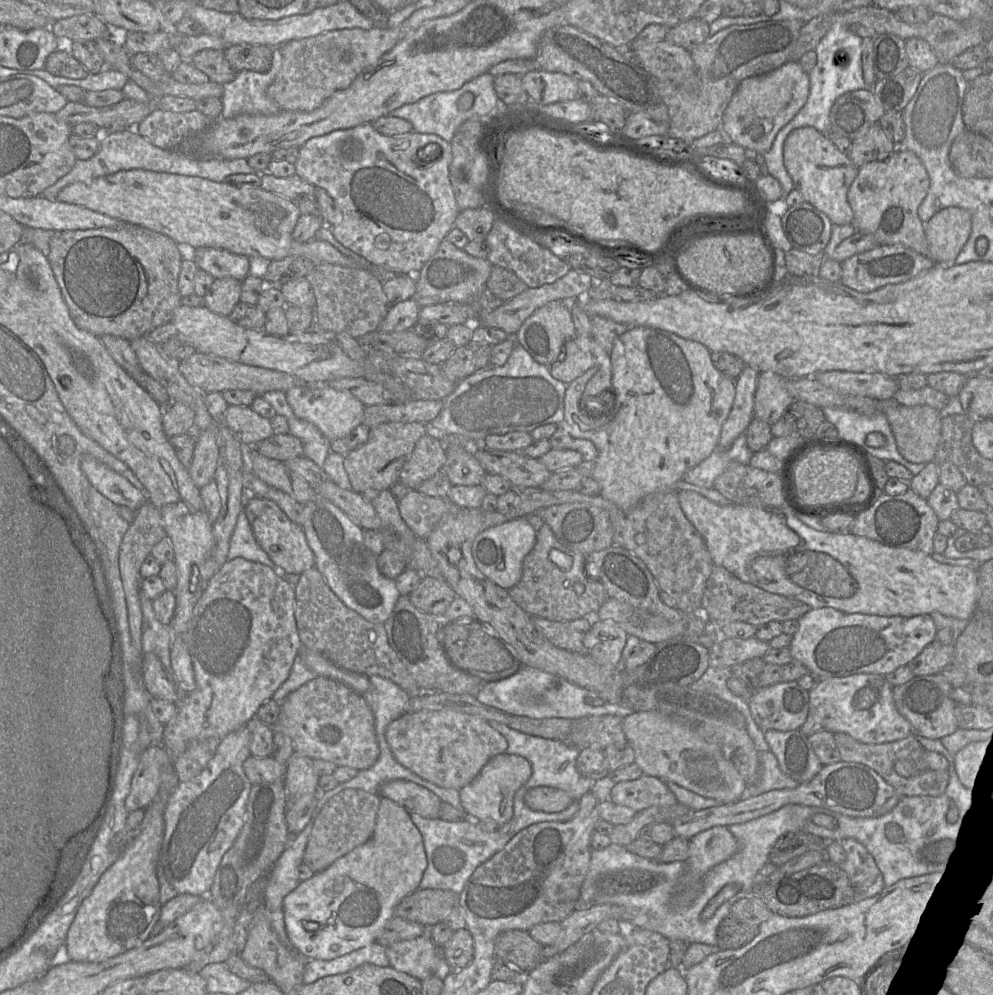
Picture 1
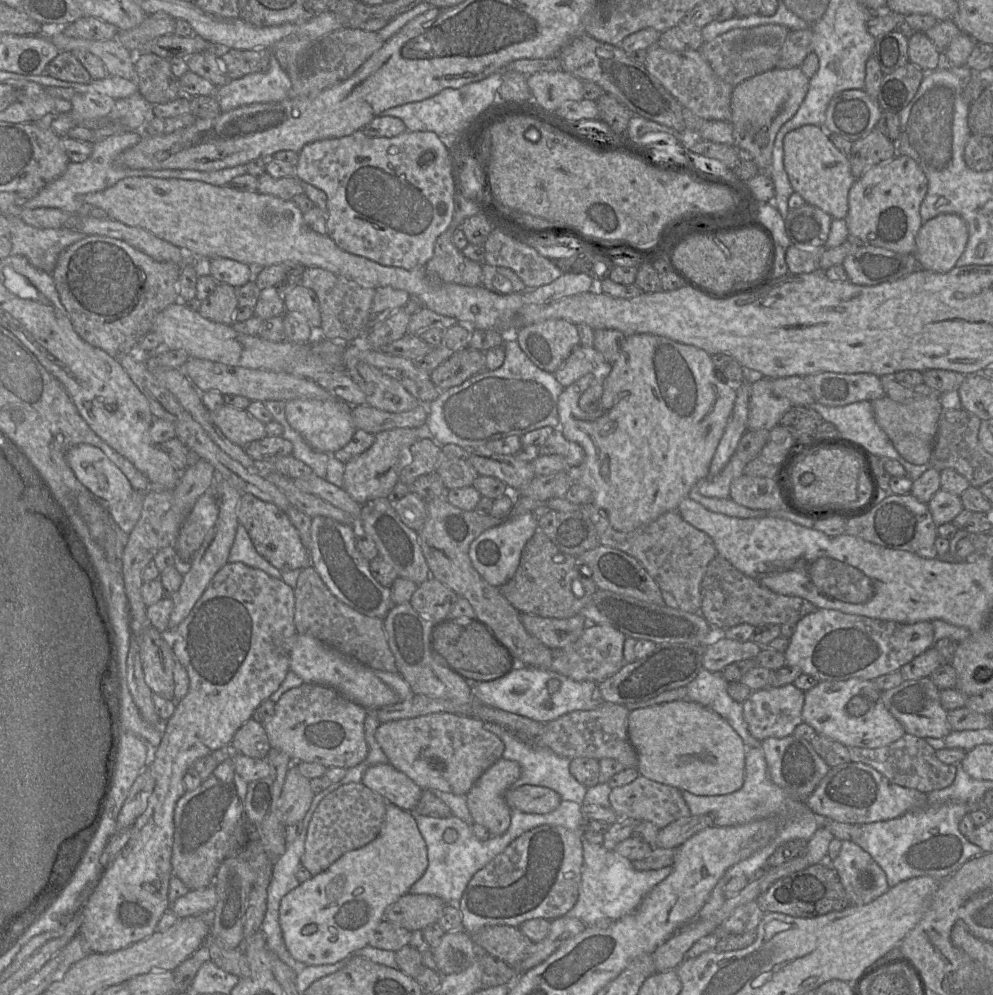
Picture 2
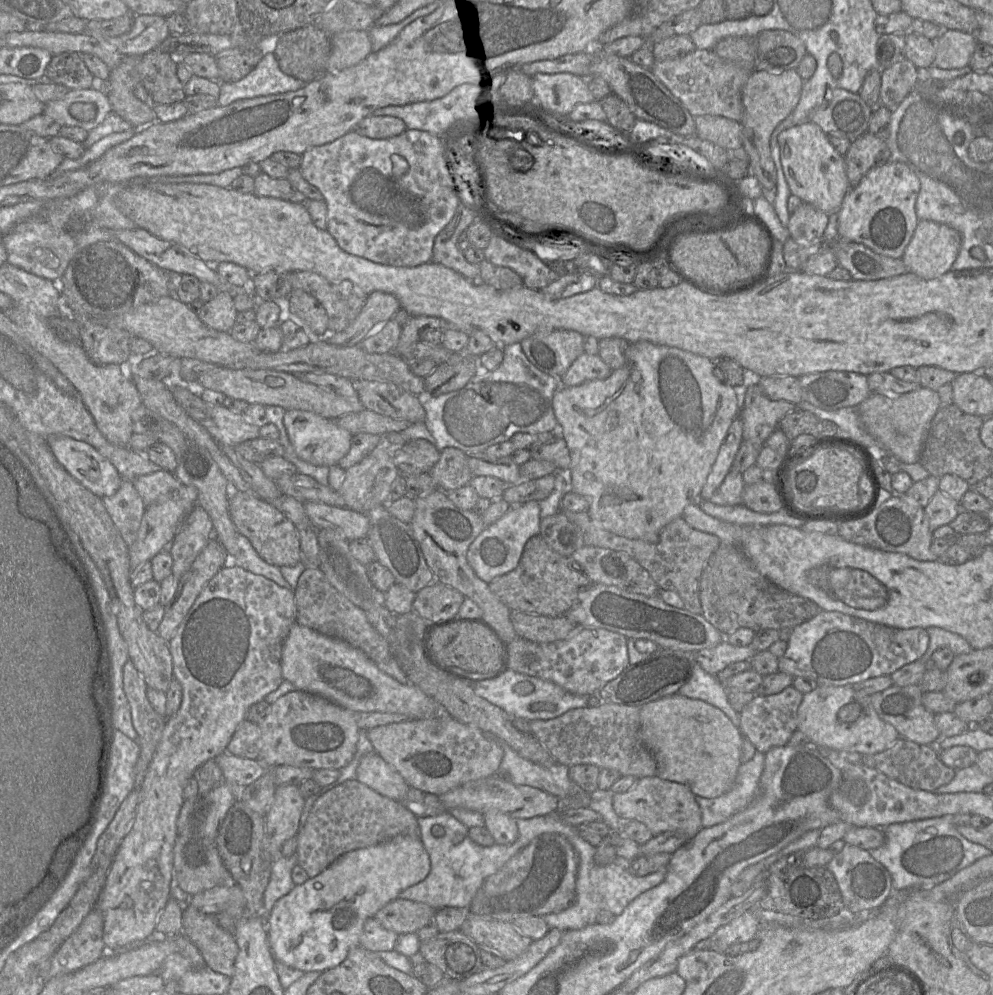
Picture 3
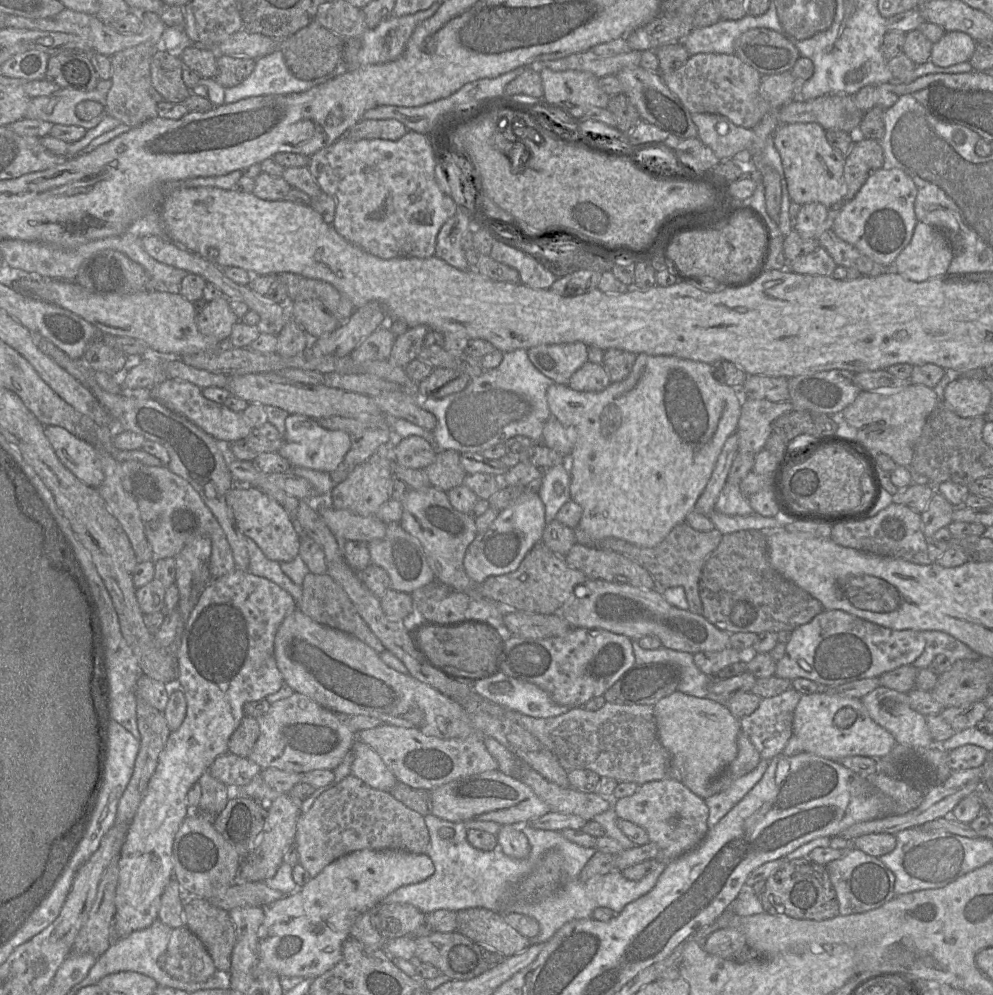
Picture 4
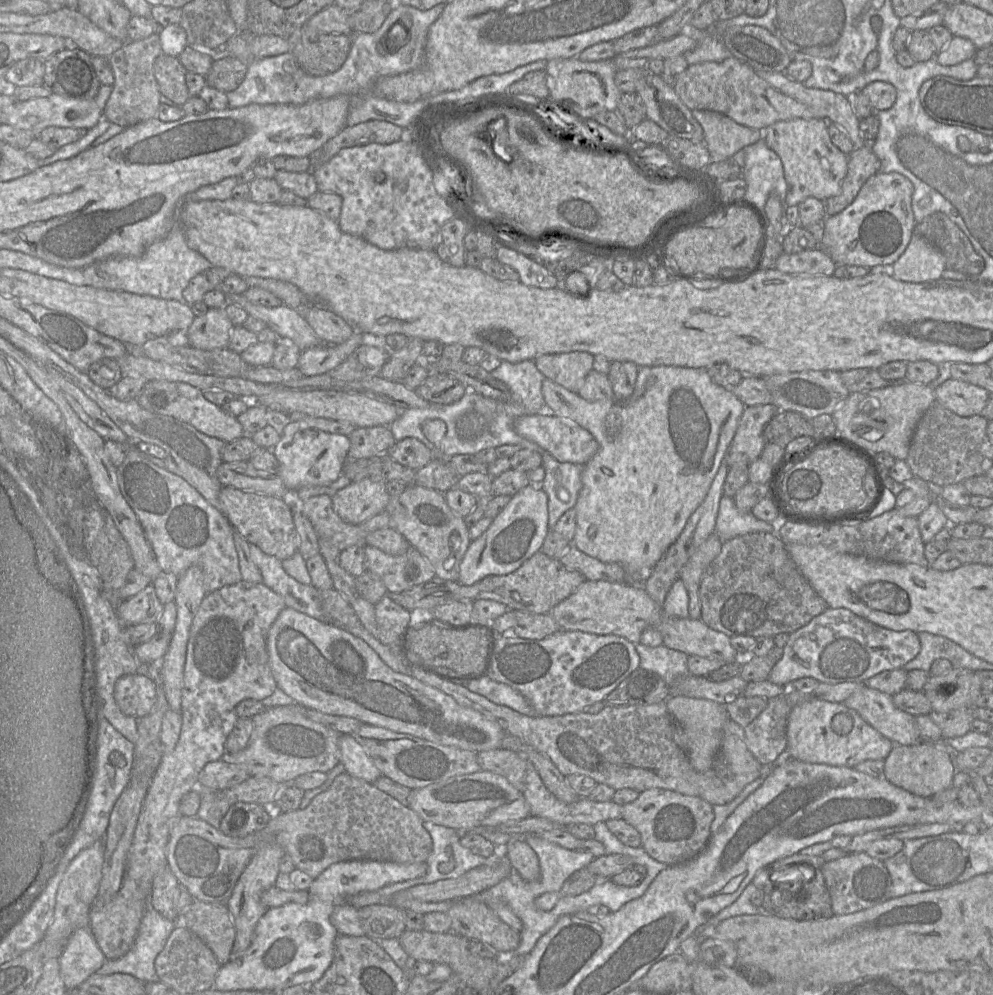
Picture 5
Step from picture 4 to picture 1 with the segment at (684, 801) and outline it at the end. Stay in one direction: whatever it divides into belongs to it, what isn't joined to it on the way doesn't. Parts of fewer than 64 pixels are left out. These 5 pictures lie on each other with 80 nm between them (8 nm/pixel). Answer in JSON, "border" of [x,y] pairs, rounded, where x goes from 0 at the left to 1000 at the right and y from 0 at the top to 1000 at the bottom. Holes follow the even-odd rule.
{"border":[[[650,778],[639,784],[620,787],[615,794],[614,804],[640,816],[657,810],[675,811],[683,807],[669,785]]]}

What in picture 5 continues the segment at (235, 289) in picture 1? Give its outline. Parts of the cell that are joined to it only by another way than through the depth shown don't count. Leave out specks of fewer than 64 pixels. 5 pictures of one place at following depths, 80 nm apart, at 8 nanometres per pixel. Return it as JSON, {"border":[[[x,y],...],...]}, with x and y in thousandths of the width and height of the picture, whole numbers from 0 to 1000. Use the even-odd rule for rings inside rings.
{"border":[[[210,310],[201,318],[196,318],[189,331],[190,348],[215,352],[231,349],[236,326],[226,310]]]}

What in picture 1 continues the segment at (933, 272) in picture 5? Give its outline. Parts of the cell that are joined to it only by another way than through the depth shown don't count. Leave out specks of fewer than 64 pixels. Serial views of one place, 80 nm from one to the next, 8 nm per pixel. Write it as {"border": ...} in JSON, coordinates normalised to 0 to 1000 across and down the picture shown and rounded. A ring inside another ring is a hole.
{"border":[[[966,208],[944,213],[932,225],[935,258],[944,267],[957,267],[972,247],[979,229],[978,215]]]}

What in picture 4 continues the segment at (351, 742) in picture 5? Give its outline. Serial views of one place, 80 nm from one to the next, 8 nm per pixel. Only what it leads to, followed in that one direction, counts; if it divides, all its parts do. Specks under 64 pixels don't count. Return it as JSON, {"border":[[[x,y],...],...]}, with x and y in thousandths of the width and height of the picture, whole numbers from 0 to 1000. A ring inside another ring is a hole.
{"border":[[[361,743],[358,744],[353,754],[356,757],[353,778],[374,792],[392,796],[401,784],[381,757]]]}

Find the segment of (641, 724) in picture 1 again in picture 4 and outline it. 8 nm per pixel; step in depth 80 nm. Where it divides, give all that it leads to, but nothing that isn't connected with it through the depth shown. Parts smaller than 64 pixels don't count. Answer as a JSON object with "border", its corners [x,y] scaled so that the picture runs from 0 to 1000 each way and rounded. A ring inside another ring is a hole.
{"border":[[[683,693],[665,703],[658,713],[664,744],[676,760],[675,780],[708,803],[719,799],[717,786],[743,758],[744,723],[728,708]]]}

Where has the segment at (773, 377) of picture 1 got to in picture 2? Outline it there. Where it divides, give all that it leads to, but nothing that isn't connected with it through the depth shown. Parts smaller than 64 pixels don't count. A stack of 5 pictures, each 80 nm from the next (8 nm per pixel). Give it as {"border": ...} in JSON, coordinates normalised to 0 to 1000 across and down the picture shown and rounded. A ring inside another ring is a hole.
{"border":[[[769,379],[756,386],[753,432],[775,433],[799,409],[796,402],[777,395],[776,382]]]}

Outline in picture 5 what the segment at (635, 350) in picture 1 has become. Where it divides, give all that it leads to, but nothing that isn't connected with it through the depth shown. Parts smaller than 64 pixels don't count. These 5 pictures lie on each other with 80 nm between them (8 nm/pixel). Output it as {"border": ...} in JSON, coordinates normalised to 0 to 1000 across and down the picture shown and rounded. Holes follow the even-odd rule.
{"border":[[[683,368],[644,369],[638,393],[629,402],[621,402],[617,399],[615,401],[593,404],[584,399],[582,395],[572,392],[552,380],[549,380],[546,385],[546,396],[557,417],[577,422],[586,430],[592,432],[603,446],[601,455],[587,468],[585,477],[586,490],[578,509],[580,514],[580,532],[577,548],[589,557],[606,565],[624,567],[629,573],[629,585],[631,587],[648,587],[654,575],[671,553],[684,541],[694,520],[712,498],[725,467],[732,457],[751,408],[740,398],[735,390],[721,386],[712,371]]]}

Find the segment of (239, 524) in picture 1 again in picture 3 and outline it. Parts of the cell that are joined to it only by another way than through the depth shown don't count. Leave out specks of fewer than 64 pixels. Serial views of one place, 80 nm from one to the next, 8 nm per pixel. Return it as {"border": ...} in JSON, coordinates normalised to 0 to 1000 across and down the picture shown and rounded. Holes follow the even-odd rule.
{"border":[[[241,536],[239,549],[240,555],[238,558],[232,558],[230,567],[237,567],[256,577],[264,578],[283,590],[292,591],[292,587],[285,580],[282,571],[265,563],[250,540]]]}

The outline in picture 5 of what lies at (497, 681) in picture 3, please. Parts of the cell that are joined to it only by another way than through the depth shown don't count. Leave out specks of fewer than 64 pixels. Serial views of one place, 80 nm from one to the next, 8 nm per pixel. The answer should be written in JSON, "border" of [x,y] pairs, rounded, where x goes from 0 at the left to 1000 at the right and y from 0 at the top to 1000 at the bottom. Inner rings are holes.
{"border":[[[490,678],[465,682],[462,685],[467,686],[473,694],[487,699],[499,708],[514,711],[531,720],[541,720],[538,712],[525,696],[511,687],[494,682]]]}

